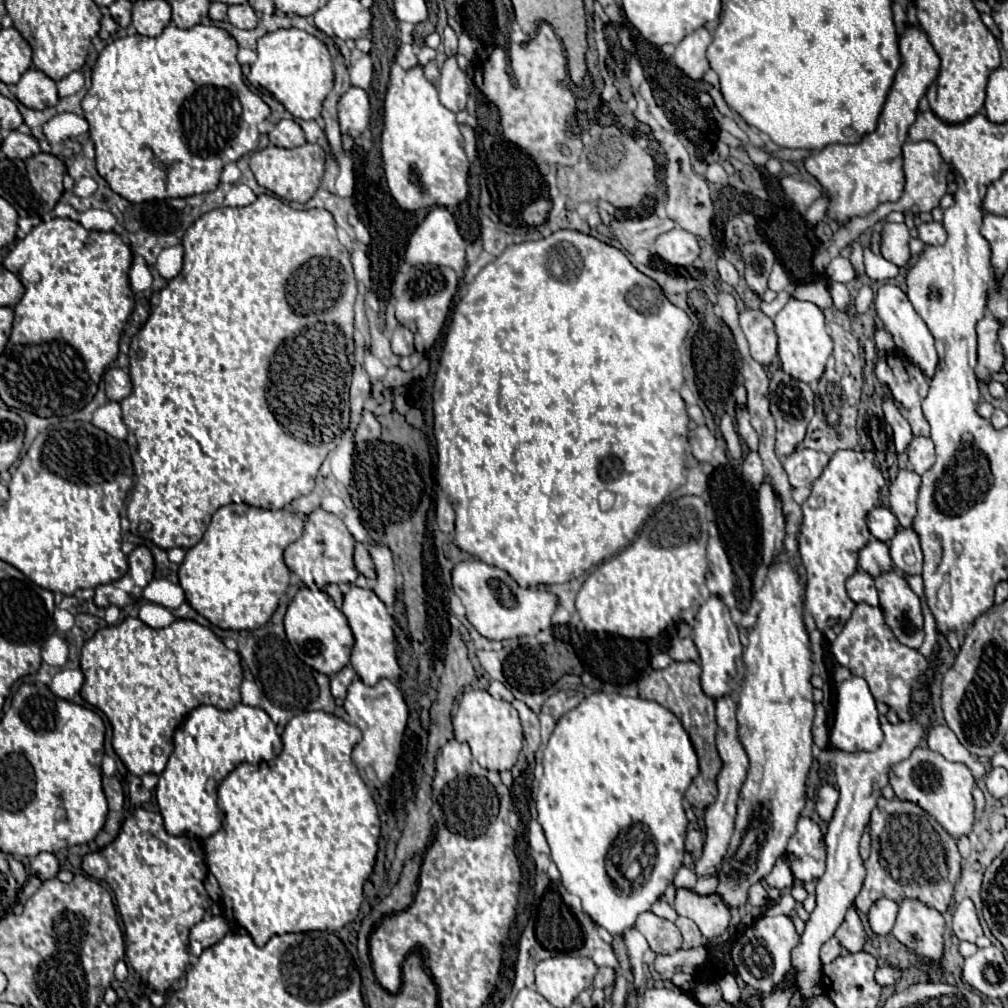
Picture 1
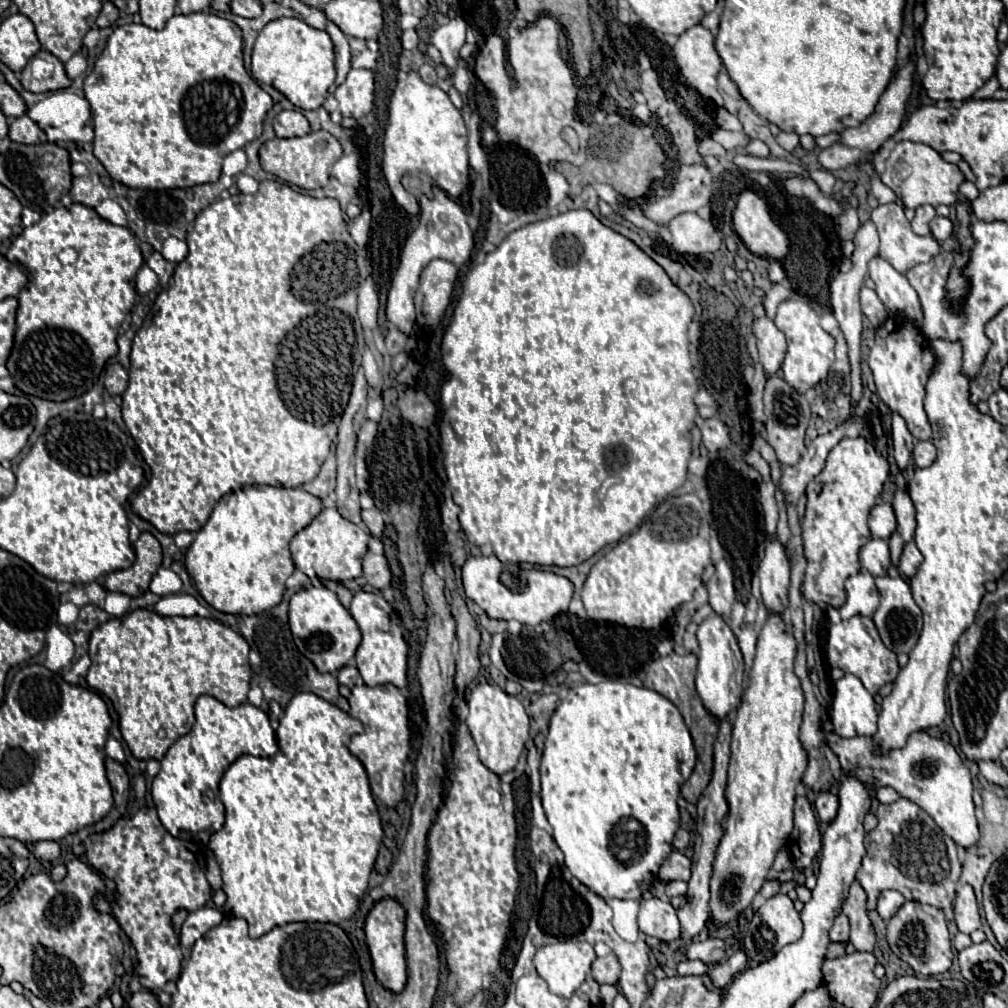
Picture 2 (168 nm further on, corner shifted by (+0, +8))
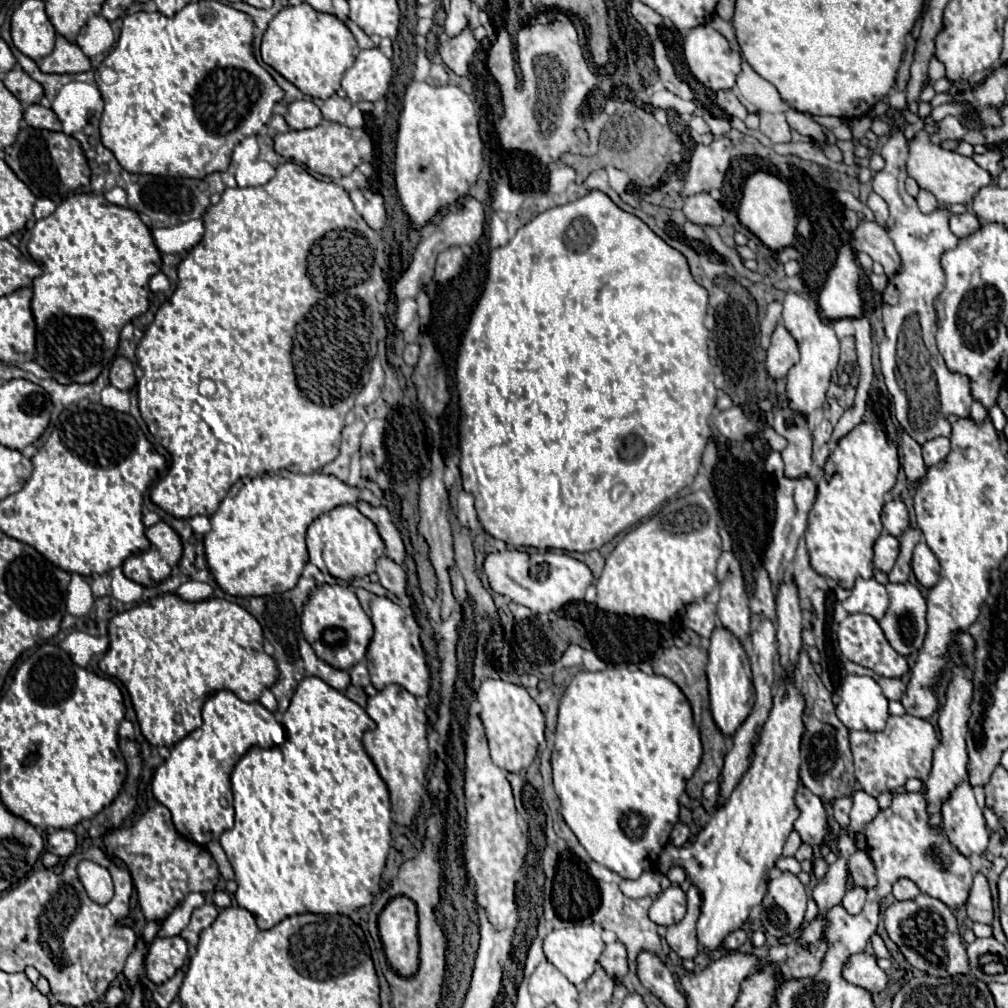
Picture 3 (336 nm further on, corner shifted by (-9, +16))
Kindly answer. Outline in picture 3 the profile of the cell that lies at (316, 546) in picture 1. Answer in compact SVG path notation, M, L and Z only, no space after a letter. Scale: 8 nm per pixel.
M343 504L333 508L331 512L319 516L311 526L308 527L306 533L306 545L309 554L309 561L316 565L324 576L325 583L333 585L333 579L338 582L351 582L353 578L363 578L371 572L375 572L375 560L379 556L385 554L385 544L375 528L375 524L371 524L371 520L367 520L367 516L363 516L355 506L351 504Z

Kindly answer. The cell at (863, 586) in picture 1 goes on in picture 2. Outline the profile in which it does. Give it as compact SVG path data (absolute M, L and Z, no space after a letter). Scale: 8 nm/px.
M860 570L856 576L846 580L846 602L839 608L842 620L850 616L872 616L878 608L878 590L874 586L874 576Z

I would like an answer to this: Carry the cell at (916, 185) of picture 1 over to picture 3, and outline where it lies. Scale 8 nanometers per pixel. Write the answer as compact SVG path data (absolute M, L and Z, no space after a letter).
M921 130L913 140L909 140L909 158L907 158L907 174L915 178L919 188L931 192L939 202L943 204L955 204L955 202L969 202L979 188L993 182L991 174L983 168L979 168L973 158L961 156L957 152L945 150L939 144L931 142L931 136Z

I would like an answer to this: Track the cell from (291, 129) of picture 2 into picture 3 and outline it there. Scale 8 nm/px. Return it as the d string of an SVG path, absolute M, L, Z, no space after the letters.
M297 100L287 106L285 122L293 130L305 130L305 128L315 128L323 122L323 116L319 108L311 100Z

